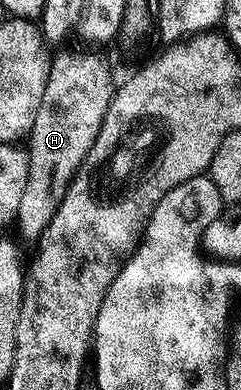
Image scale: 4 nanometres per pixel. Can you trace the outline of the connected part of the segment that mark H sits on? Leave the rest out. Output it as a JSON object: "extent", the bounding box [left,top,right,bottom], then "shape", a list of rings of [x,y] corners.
{"extent":[16,54,116,239],"shape":[[[54,54],[44,100],[28,135],[28,184],[16,219],[16,227],[26,238],[41,239],[60,208],[80,164],[88,156],[106,119],[116,93],[110,66],[98,54]]]}

